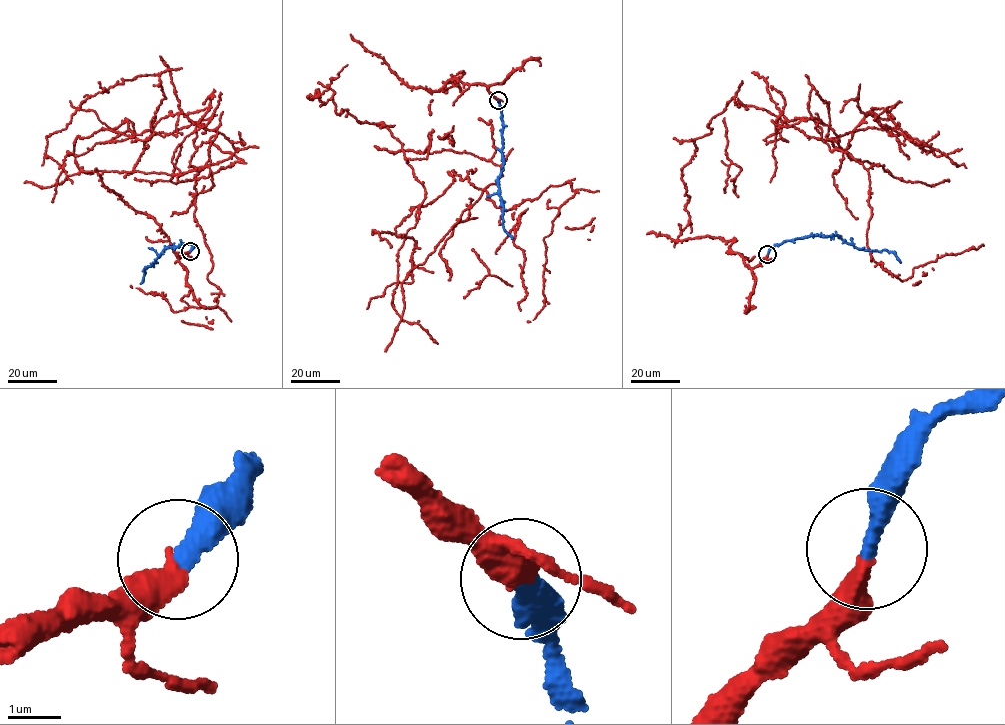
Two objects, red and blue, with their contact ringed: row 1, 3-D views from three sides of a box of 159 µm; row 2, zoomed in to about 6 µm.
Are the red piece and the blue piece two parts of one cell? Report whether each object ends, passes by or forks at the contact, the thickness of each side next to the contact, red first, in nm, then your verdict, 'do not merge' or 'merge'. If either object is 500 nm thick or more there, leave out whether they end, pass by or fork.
red ends; blue ends; calibres 400 and 360 nm; merge

